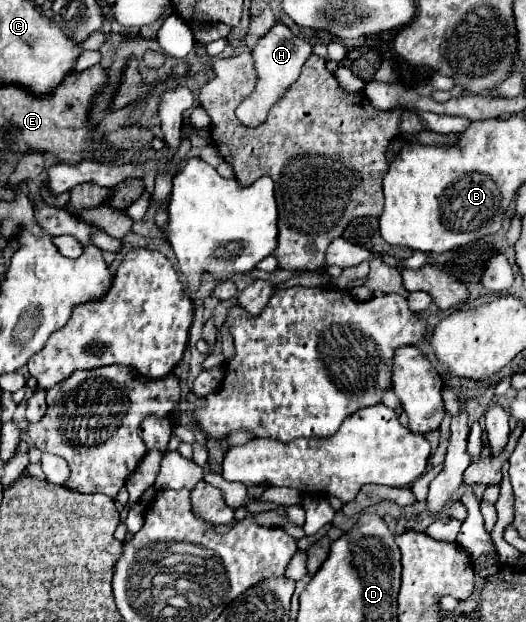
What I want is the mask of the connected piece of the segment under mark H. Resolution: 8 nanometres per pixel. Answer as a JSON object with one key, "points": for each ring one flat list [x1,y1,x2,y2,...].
{"points":[[277,22,253,48,253,60,255,60,255,70,257,70,257,86,255,94,245,98,239,108,237,108,237,118,249,126,255,128,265,122,269,108,289,90,289,86,299,78,301,66,305,64,305,58,309,58,313,52,313,46,309,42,303,42,299,36,295,36,285,24]]}

